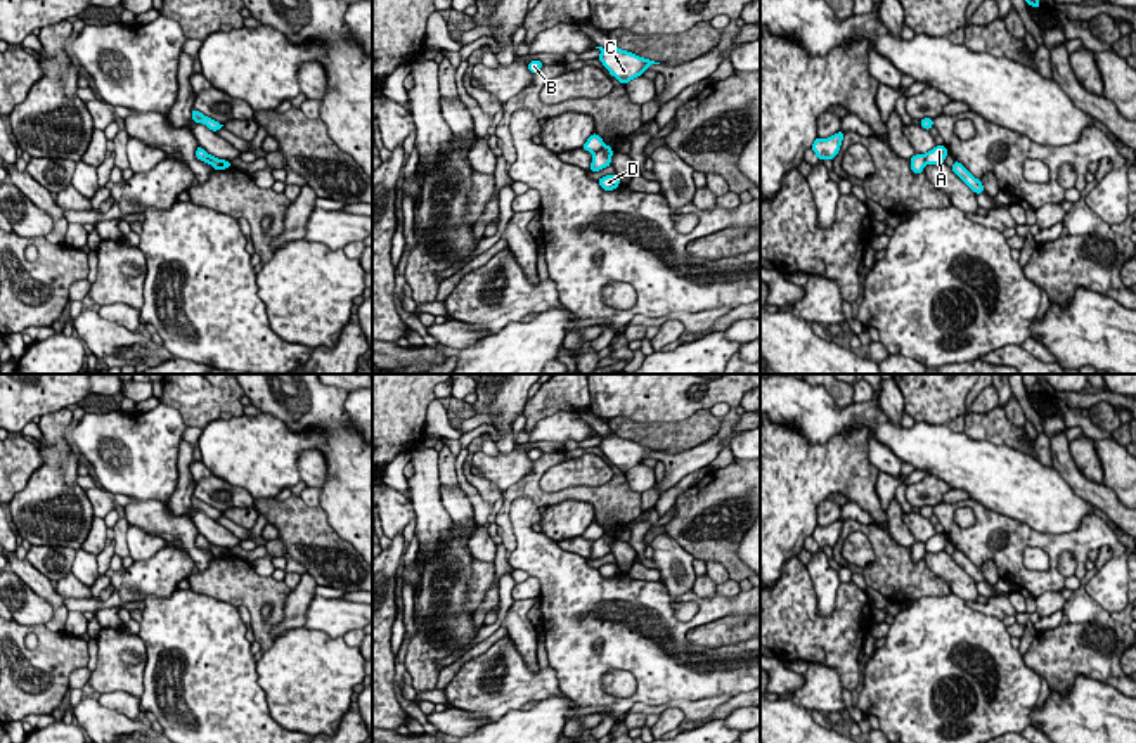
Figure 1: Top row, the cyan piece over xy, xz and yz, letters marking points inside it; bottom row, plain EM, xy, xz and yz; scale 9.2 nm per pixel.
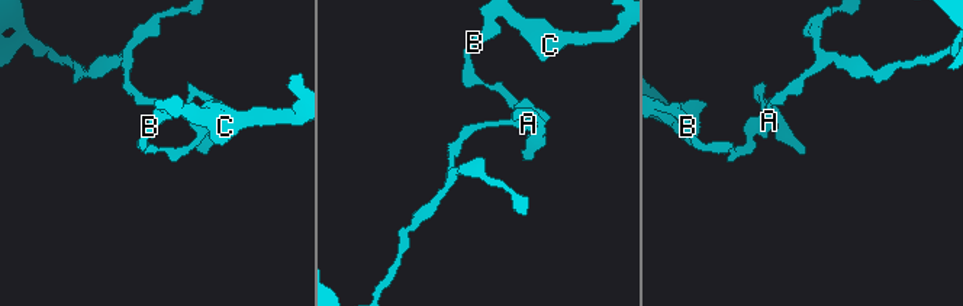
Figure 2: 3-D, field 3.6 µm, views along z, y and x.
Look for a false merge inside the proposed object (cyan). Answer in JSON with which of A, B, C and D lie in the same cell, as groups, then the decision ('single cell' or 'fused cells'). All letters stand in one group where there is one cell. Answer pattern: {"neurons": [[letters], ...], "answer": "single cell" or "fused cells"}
{"neurons": [["A"], ["B", "C", "D"]], "answer": "fused cells"}

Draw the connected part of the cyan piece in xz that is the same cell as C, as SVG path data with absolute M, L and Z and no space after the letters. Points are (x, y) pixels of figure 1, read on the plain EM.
M615 433L608 436L596 436L601 438L597 447L603 450L603 454L623 473L641 464L651 452L660 452L651 447L639 445L632 440L620 438Z

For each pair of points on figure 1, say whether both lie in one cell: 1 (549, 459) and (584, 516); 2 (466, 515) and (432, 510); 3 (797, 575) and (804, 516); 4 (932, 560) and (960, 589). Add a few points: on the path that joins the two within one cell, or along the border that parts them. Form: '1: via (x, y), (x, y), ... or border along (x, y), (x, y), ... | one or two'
1: border along (546, 508), (563, 501), (586, 501), (596, 520) | two
2: border along (440, 485), (440, 503), (452, 520) | two
3: border along (797, 555), (783, 565), (778, 581) | two
4: via (941, 565), (956, 581) | one

